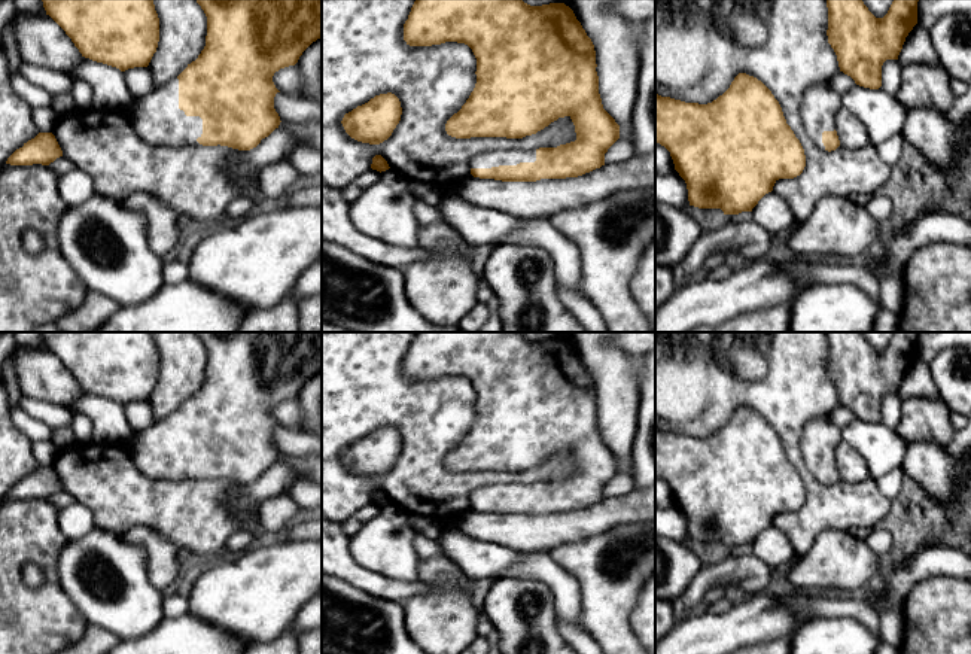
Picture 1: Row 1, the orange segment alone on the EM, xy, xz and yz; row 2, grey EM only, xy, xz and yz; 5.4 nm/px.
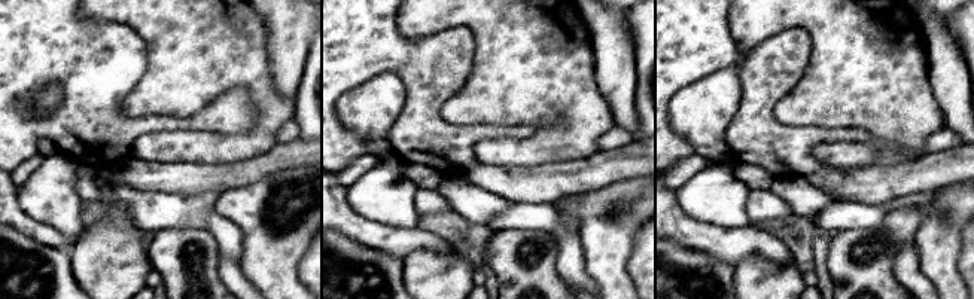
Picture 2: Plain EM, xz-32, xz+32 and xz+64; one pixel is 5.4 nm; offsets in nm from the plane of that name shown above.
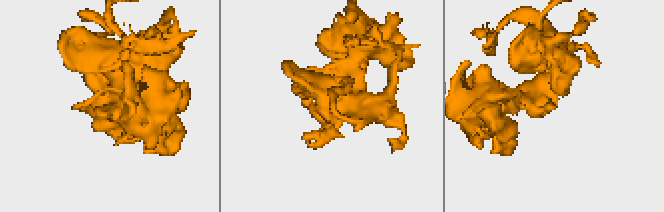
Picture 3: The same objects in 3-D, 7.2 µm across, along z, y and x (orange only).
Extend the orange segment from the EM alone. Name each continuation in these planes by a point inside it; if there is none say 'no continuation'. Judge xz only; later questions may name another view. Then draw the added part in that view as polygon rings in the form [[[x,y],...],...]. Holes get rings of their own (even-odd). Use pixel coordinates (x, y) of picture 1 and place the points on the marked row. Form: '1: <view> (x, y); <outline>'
1: xz (487, 160); [[[536,149],[532,150],[493,150],[475,155],[471,168],[491,168],[499,165],[517,165],[520,162],[535,162]]]

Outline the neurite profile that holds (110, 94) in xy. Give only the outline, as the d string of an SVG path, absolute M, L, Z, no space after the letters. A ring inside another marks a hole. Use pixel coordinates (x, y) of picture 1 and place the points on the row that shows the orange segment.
M83 57L70 74L70 79L83 79L88 82L92 94L92 107L98 115L125 113L134 101L127 86L124 72L116 67Z

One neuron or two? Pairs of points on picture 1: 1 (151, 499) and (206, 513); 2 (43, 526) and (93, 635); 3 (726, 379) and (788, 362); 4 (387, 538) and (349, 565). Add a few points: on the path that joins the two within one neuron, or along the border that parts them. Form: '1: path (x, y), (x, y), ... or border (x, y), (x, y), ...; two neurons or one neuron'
1: path (164, 505), (192, 513); one neuron
2: border (88, 624), (79, 638); two neurons
3: path (740, 388), (763, 388), (773, 377); one neuron
4: border (349, 537), (350, 554), (367, 569), (386, 575); two neurons

